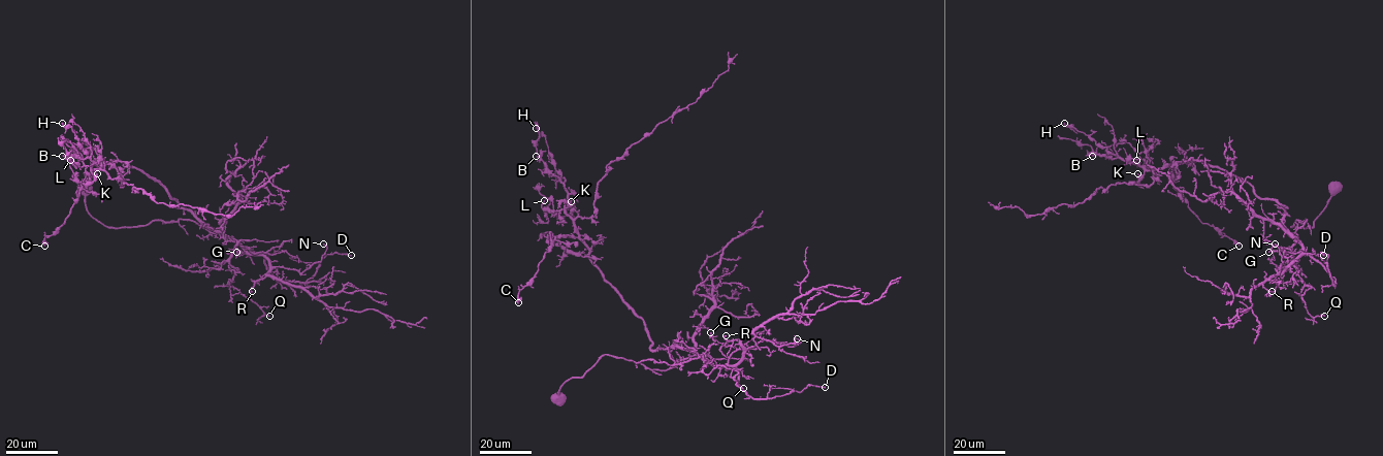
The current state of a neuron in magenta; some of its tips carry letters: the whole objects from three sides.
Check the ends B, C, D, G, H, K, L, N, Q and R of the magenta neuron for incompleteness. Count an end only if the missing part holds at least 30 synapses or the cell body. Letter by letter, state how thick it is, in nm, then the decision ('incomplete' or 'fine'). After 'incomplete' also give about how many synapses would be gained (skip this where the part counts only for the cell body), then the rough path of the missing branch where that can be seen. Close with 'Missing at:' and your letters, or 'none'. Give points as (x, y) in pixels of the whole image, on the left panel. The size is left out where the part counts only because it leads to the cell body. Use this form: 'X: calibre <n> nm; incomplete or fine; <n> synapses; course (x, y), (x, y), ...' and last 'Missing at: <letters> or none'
B: calibre 180 nm; fine
C: calibre 190 nm; fine
D: calibre 200 nm; fine
G: calibre 200 nm; fine
H: calibre 150 nm; fine
K: calibre 130 nm; fine
L: calibre 120 nm; fine
N: calibre 90 nm; fine
Q: calibre 140 nm; fine
R: calibre 170 nm; fine
Missing at: none

